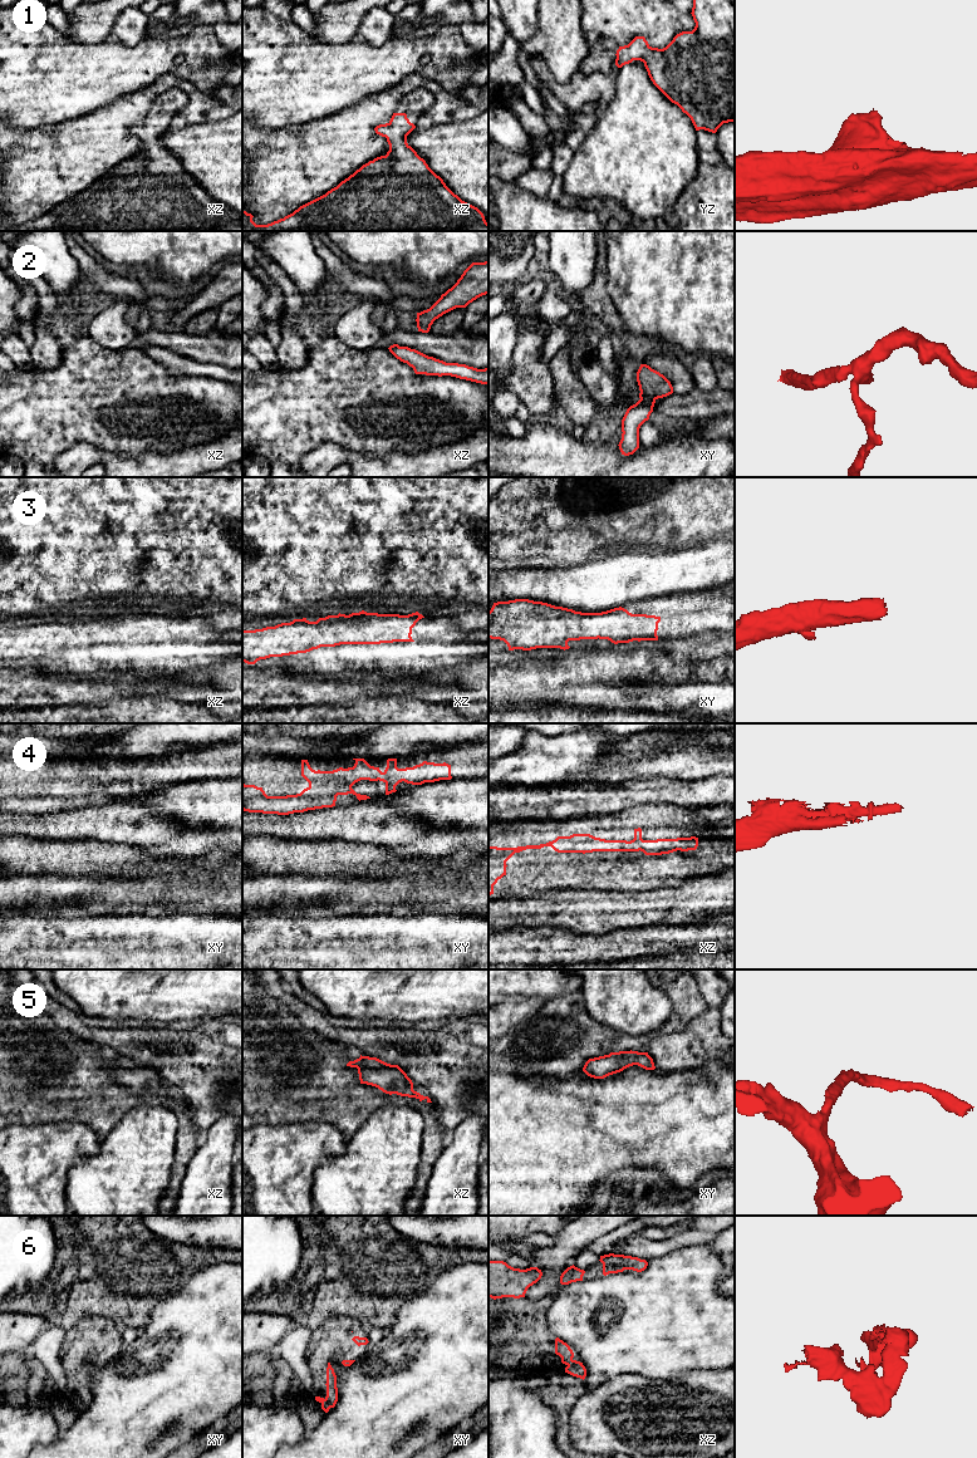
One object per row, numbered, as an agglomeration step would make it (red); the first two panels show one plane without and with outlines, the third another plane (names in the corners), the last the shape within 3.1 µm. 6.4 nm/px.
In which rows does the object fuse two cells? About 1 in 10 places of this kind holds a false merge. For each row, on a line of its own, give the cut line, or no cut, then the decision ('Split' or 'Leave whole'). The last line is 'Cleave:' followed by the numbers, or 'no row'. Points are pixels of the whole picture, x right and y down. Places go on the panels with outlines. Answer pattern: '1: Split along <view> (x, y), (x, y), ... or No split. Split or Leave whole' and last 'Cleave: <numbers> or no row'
1: No split. Leave whole
2: No split. Leave whole
3: No split. Leave whole
4: No split. Leave whole
5: No split. Leave whole
6: No split. Leave whole
Cleave: no row

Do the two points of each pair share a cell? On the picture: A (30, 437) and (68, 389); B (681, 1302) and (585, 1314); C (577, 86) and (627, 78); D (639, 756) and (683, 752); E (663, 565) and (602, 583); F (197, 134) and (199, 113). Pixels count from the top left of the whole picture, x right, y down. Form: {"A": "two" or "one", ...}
{"A": "one", "B": "one", "C": "two", "D": "one", "E": "one", "F": "two"}

